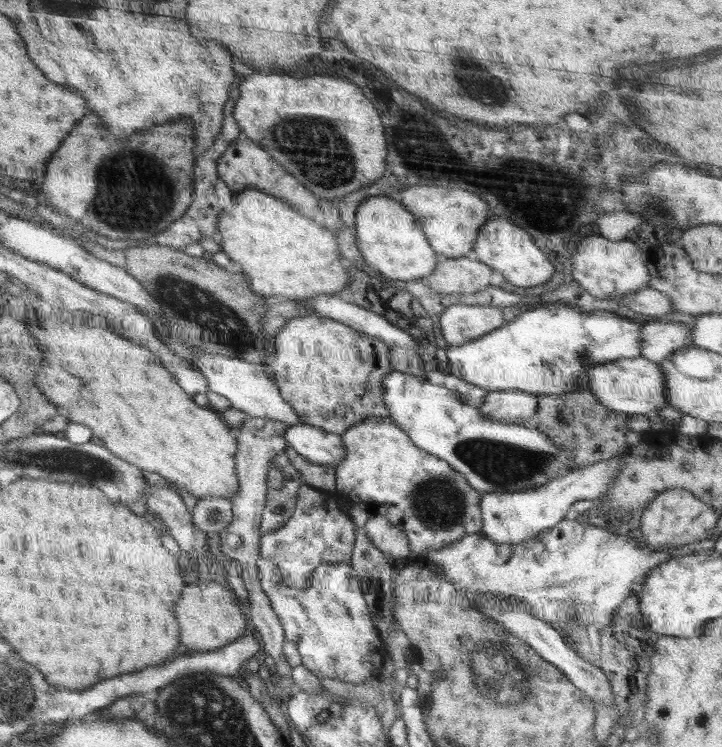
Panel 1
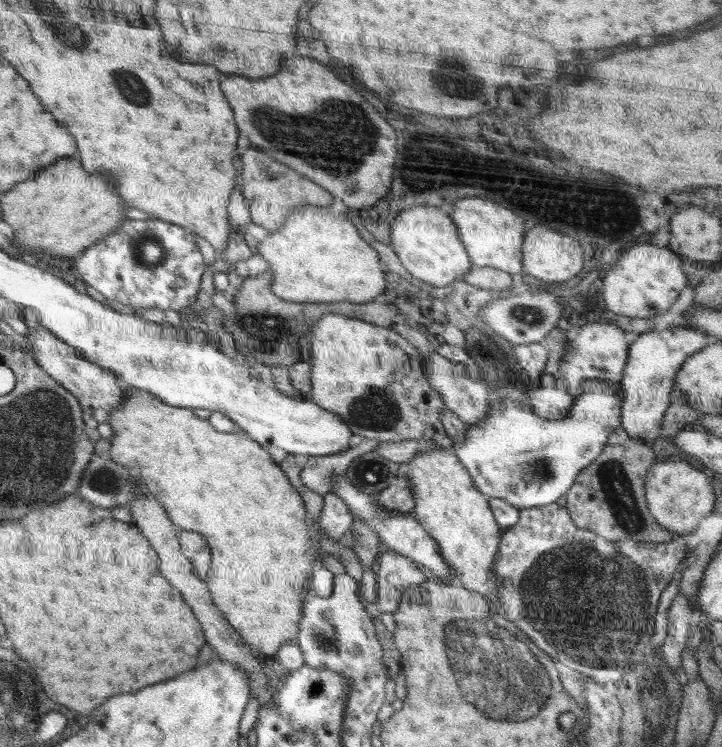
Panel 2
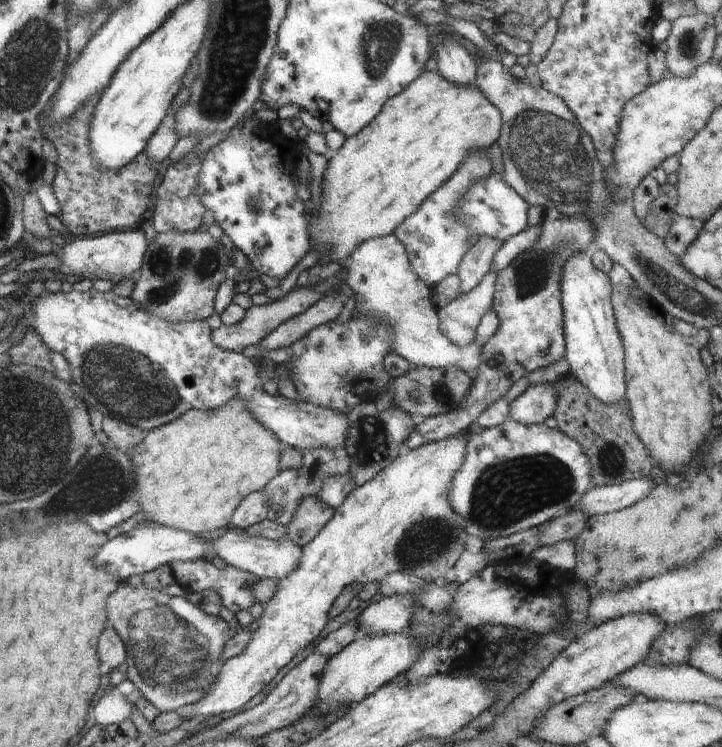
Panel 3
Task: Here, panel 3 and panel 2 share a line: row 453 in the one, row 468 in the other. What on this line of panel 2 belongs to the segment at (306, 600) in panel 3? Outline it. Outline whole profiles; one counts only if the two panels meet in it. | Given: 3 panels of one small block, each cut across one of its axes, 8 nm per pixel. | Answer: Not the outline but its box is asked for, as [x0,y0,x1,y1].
[399,448,504,610]

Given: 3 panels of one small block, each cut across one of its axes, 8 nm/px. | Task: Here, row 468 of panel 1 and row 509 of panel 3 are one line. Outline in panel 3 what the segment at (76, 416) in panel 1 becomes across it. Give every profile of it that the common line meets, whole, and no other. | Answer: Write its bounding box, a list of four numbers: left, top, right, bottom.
[128,399,280,535]

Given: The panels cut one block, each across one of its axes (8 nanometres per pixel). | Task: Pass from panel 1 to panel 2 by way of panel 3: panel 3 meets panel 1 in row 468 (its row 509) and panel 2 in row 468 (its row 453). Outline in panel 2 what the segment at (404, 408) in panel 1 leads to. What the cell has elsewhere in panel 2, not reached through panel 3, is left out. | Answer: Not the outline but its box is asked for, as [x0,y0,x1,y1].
[450,381,622,509]

